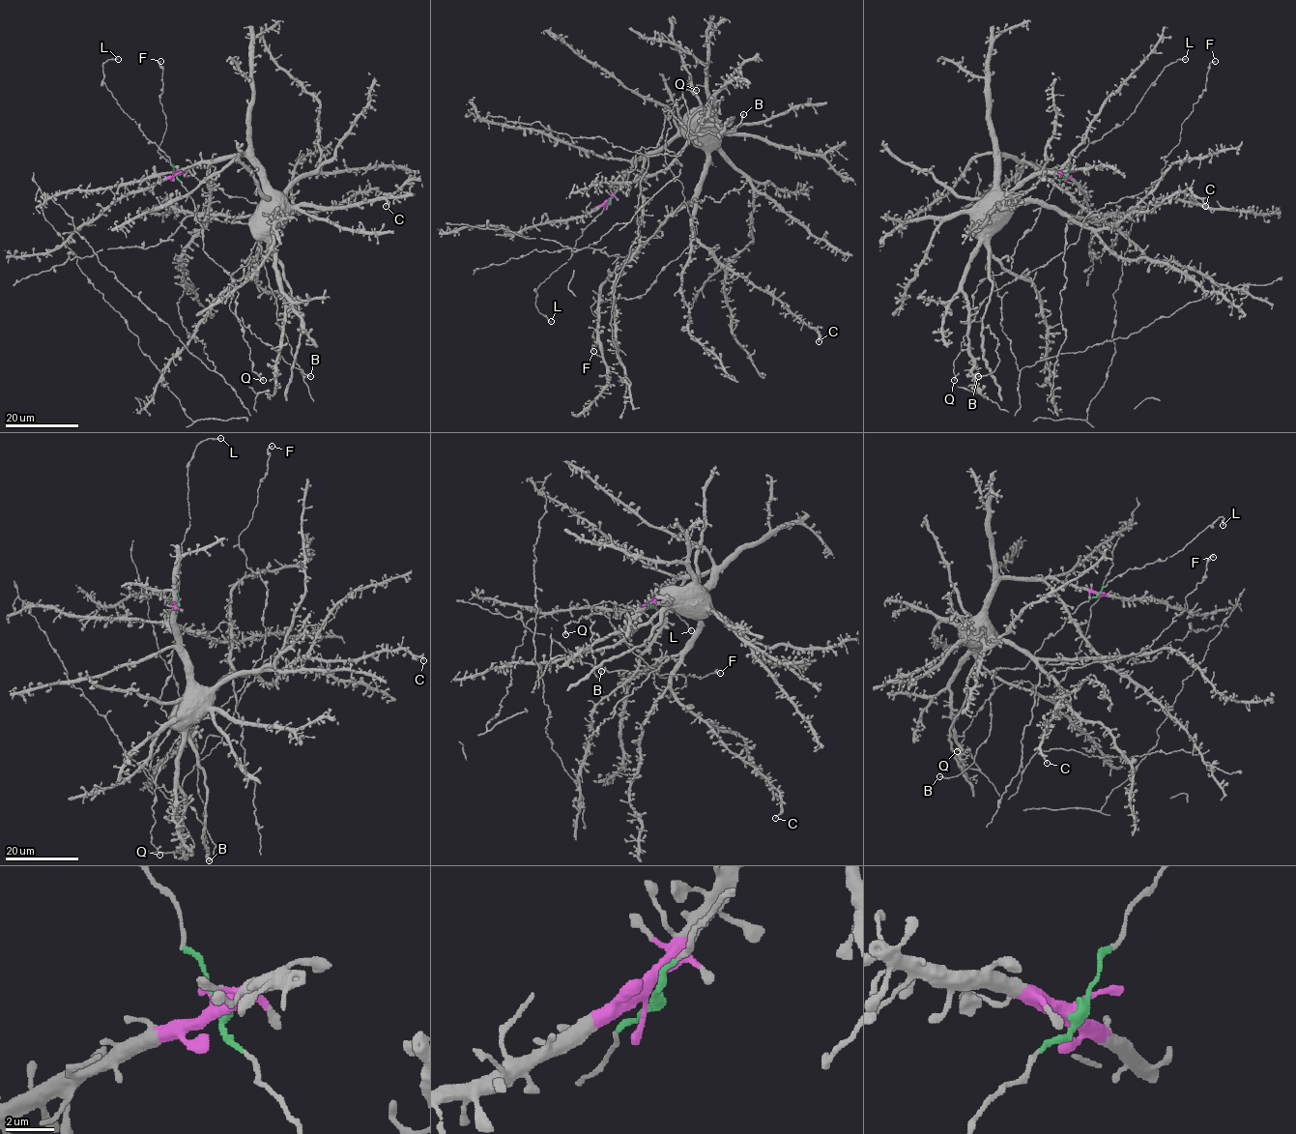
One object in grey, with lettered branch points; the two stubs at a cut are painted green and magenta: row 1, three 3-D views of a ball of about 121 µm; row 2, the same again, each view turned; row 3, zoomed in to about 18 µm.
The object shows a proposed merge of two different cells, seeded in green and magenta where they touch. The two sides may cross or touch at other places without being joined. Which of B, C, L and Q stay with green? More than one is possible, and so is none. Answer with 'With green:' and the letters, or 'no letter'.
With green: B, L, Q

